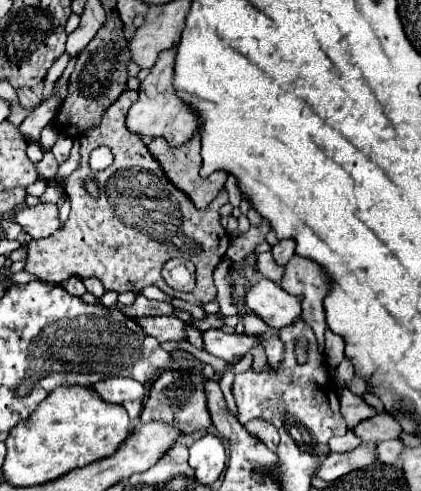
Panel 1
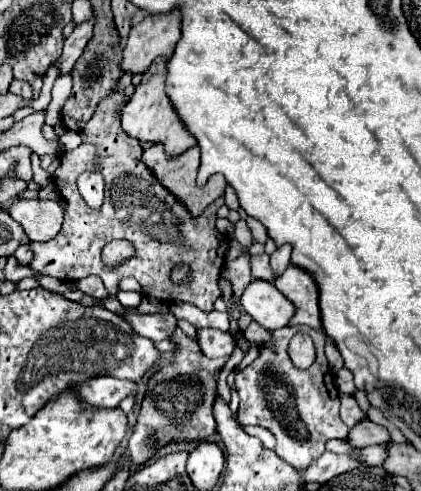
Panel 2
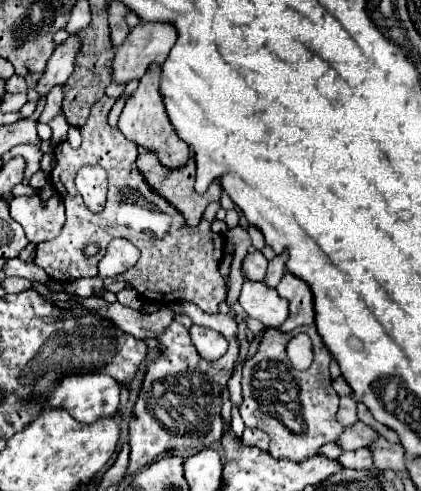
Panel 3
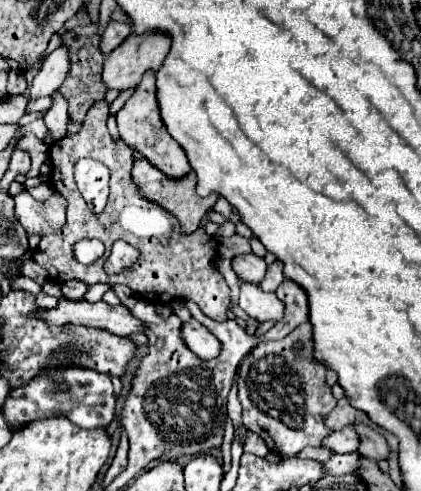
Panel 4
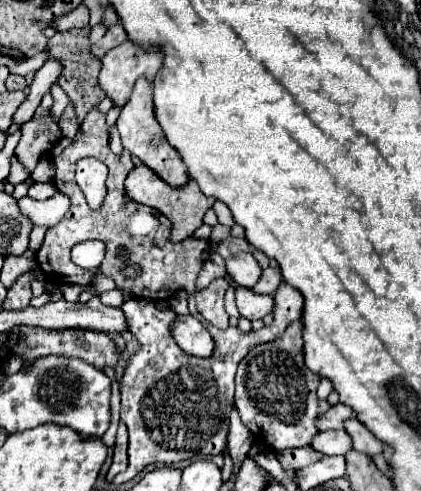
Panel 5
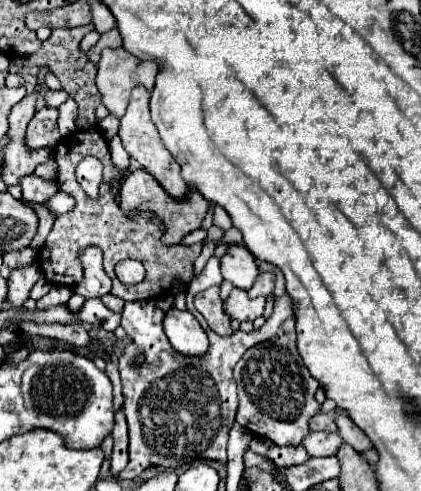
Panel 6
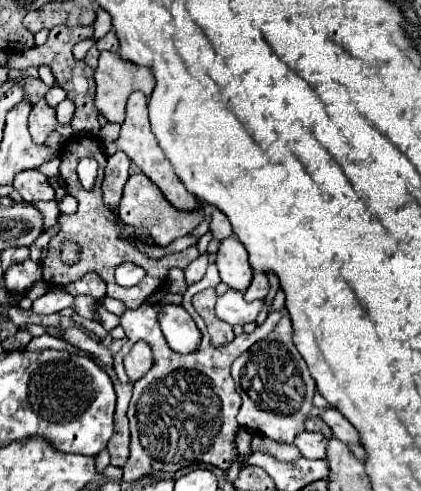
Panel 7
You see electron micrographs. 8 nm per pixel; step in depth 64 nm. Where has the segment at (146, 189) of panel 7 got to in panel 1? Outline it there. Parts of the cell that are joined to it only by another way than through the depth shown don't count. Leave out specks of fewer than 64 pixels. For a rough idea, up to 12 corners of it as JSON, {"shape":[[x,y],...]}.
{"shape":[[200,130],[182,146],[162,136],[148,148],[166,176],[206,208],[226,172],[200,176]]}

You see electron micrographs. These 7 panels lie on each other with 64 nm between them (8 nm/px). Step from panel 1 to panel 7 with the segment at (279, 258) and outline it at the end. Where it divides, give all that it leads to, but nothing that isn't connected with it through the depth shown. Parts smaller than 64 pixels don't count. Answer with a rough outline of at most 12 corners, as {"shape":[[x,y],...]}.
{"shape":[[256,272],[244,292],[248,302],[264,298],[270,290],[268,276]]}

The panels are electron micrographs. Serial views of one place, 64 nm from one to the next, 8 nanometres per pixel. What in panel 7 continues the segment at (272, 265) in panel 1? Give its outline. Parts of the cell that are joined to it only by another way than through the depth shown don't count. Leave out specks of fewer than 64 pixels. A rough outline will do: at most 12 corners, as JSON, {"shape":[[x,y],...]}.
{"shape":[[236,236],[222,240],[216,266],[230,288],[248,290],[254,270]]}

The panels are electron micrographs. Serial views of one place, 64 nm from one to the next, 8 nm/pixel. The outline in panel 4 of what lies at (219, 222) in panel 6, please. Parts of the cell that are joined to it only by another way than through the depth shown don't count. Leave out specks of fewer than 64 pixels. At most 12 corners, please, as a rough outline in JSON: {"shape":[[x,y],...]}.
{"shape":[[218,198],[214,210],[238,222],[232,204],[226,198]]}

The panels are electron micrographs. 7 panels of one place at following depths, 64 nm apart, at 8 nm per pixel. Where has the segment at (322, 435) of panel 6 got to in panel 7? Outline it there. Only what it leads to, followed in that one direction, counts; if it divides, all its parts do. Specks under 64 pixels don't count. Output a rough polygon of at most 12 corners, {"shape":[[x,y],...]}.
{"shape":[[302,432],[296,446],[304,458],[326,458],[330,438]]}

